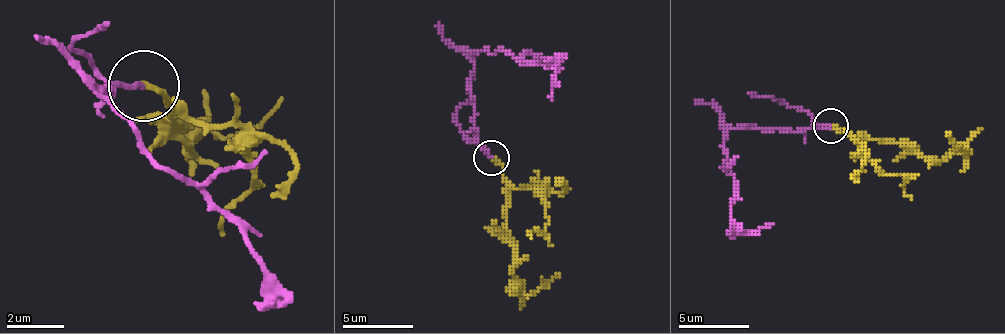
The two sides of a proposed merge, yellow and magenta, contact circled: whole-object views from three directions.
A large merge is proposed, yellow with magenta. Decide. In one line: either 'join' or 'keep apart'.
join

